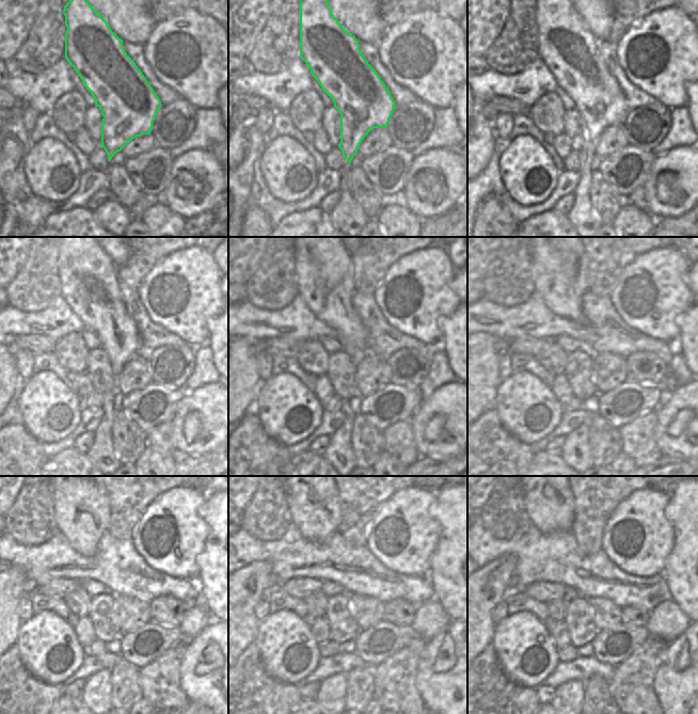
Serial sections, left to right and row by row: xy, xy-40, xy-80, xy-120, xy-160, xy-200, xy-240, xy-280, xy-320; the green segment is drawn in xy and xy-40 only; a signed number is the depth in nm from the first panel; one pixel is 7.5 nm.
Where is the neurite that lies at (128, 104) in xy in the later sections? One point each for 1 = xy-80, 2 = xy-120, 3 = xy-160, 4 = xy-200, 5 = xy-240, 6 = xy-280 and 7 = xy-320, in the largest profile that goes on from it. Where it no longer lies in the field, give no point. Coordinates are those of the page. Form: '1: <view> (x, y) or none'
1: xy-80 (567, 46)
2: xy-120 (89, 282)
3: xy-160 (323, 267)
4: xy-200 (559, 264)
5: xy-240 (81, 505)
6: xy-280 (313, 498)
7: xy-320 (548, 497)

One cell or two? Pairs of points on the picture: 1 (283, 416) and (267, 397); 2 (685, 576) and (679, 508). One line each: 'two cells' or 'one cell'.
1: one cell
2: one cell

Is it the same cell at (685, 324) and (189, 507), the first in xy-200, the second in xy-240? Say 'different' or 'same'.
different

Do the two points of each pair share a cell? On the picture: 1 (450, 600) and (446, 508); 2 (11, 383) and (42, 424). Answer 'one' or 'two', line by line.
1: one
2: two

